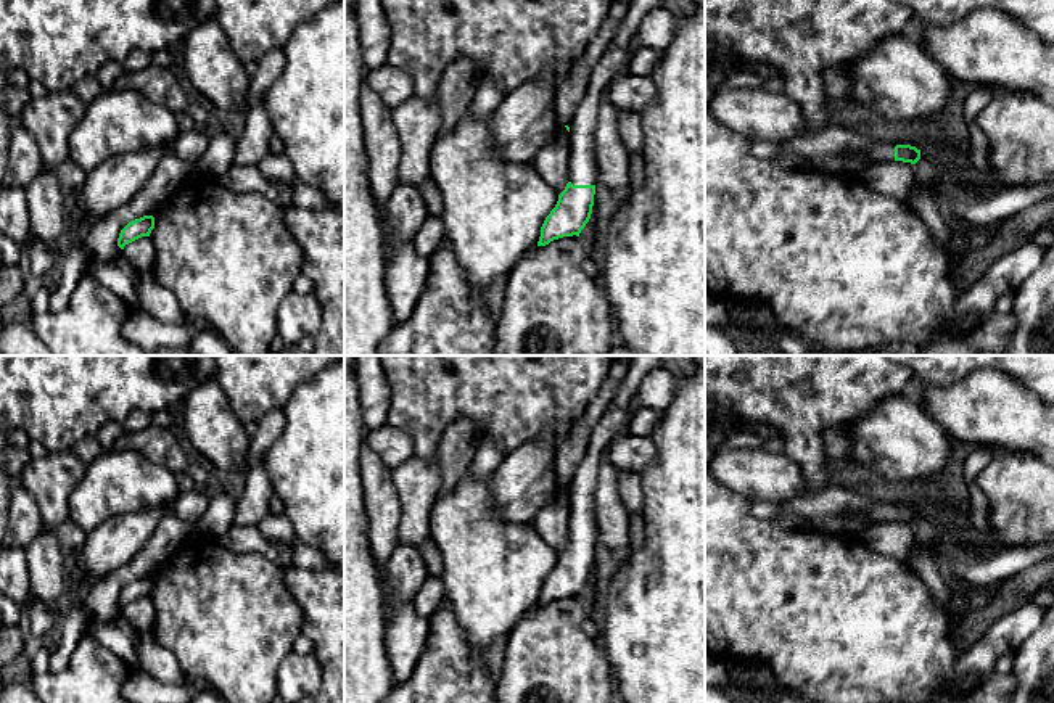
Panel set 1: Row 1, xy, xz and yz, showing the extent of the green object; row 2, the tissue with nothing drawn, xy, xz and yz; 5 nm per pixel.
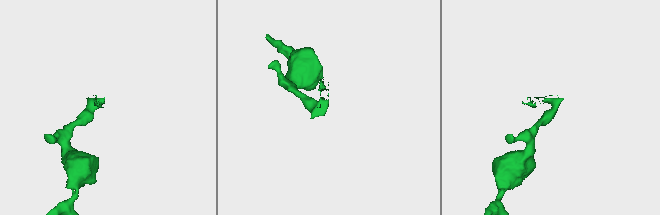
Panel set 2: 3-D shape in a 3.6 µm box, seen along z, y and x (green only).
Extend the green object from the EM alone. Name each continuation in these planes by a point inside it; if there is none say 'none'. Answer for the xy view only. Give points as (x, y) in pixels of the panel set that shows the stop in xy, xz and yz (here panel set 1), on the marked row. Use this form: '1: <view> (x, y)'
none

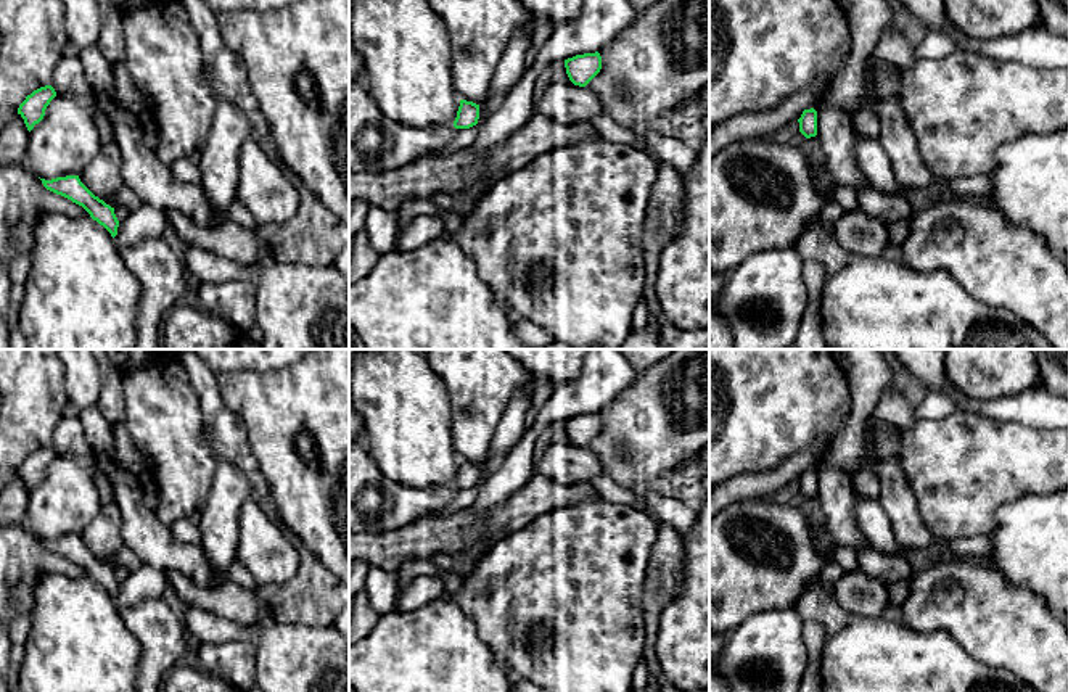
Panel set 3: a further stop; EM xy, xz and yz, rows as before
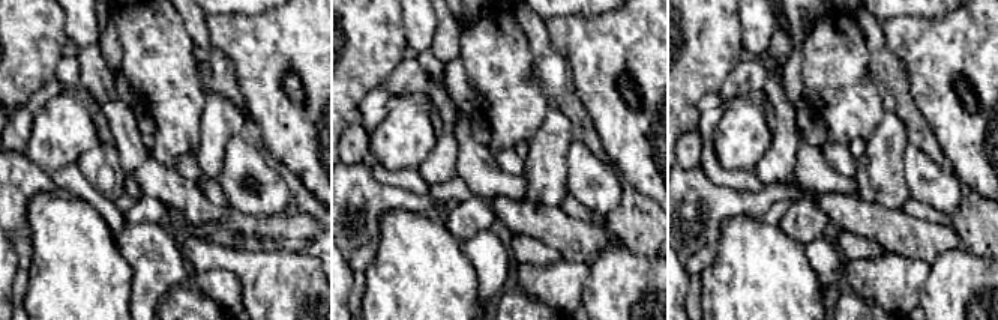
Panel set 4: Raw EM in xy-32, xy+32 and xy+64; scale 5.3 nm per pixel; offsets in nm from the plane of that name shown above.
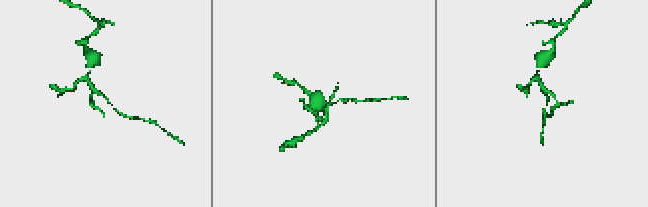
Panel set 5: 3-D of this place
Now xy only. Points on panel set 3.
none

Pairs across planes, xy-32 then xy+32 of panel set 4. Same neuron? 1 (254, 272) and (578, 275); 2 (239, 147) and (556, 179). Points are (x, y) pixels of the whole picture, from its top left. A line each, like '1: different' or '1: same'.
1: different
2: different

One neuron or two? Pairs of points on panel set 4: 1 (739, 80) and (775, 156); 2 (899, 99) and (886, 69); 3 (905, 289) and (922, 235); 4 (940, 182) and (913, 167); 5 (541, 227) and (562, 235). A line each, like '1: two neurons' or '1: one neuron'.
1: one neuron
2: one neuron
3: two neurons
4: one neuron
5: one neuron

